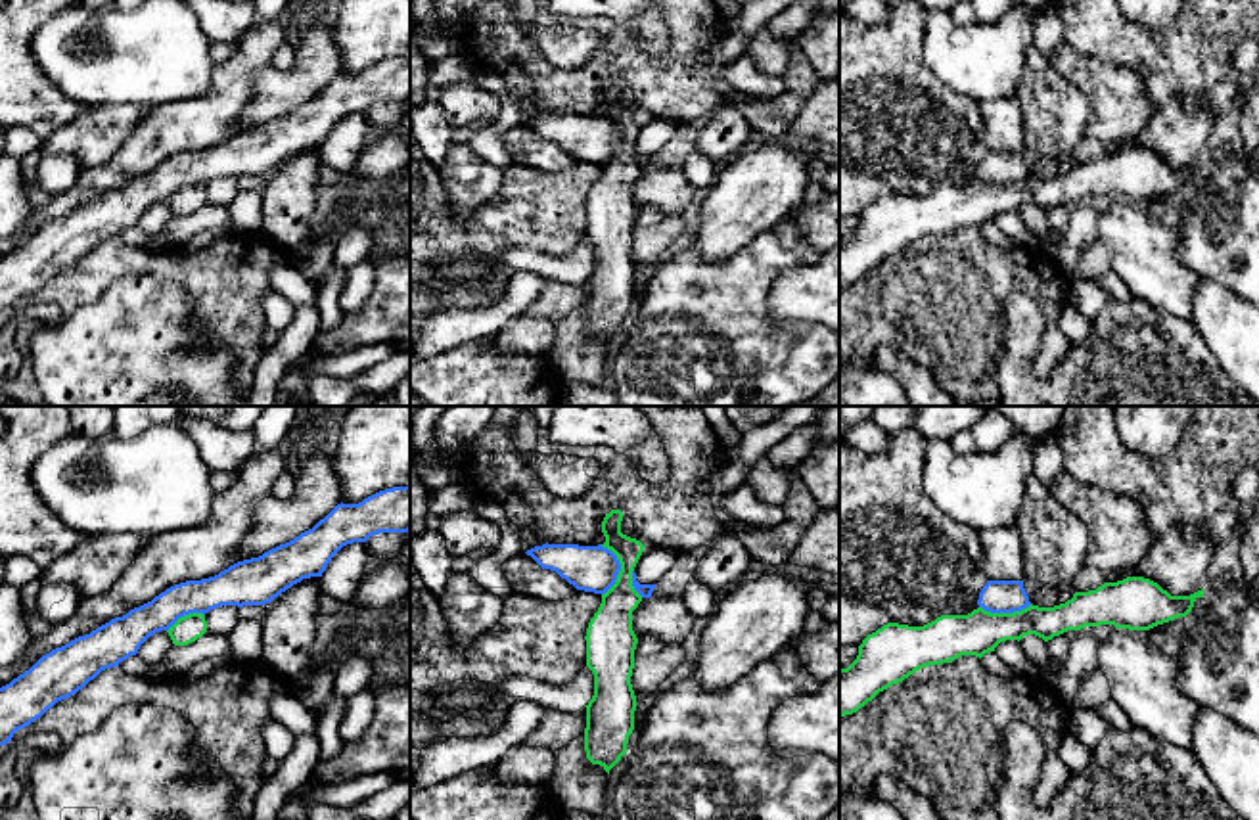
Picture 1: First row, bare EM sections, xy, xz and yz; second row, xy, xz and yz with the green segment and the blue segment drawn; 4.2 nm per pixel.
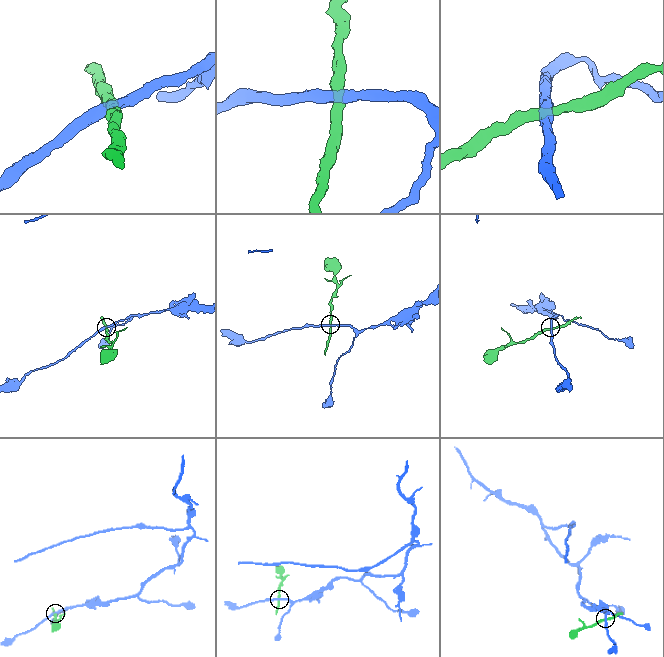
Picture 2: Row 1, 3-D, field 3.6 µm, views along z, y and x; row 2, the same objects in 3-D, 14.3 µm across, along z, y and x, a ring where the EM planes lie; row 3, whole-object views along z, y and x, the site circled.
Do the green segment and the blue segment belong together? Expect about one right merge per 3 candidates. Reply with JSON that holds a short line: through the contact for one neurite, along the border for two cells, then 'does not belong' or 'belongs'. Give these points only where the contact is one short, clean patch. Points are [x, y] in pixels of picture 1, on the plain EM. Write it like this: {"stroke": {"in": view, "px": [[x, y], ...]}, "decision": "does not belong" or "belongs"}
{"stroke": {"in": "xz", "px": [[600, 115], [619, 135], [618, 150], [602, 165]]}, "decision": "does not belong"}

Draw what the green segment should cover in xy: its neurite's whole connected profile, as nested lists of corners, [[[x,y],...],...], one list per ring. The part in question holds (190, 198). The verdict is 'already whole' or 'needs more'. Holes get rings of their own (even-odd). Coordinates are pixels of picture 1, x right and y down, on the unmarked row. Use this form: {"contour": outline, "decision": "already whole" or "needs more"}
{"contour": [[[203,184],[184,186],[167,203],[174,216],[188,216],[207,203],[205,186]]], "decision": "already whole"}

